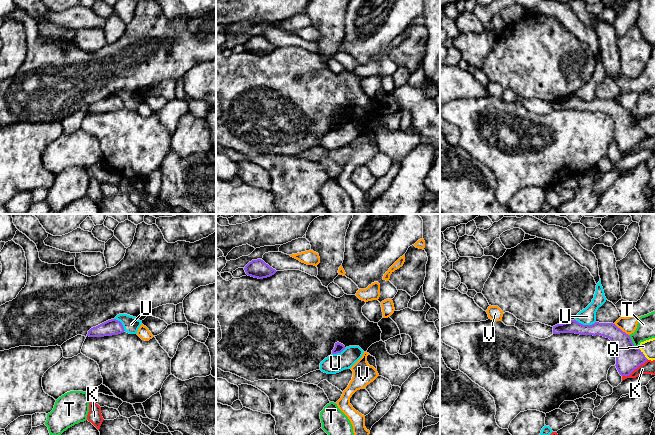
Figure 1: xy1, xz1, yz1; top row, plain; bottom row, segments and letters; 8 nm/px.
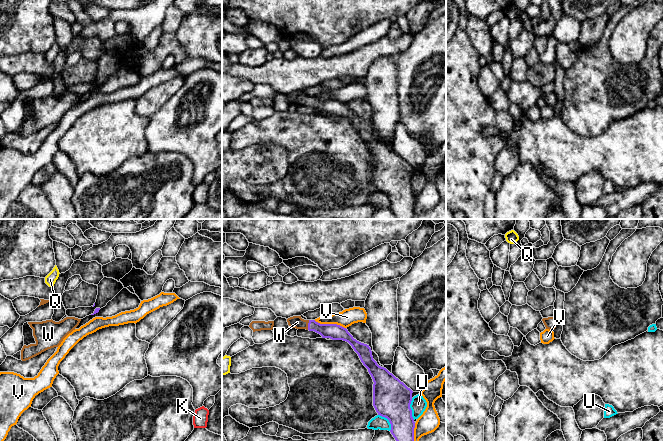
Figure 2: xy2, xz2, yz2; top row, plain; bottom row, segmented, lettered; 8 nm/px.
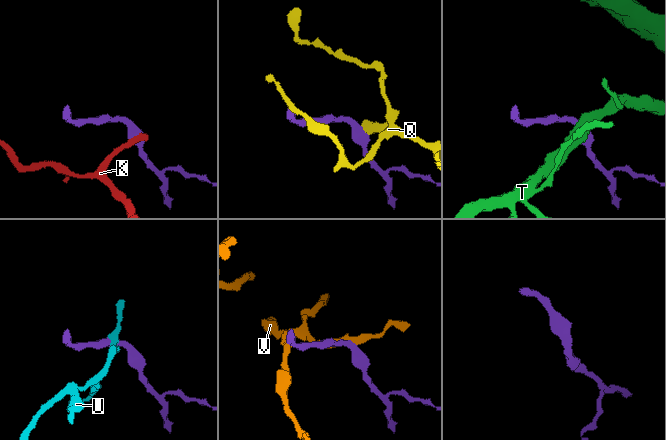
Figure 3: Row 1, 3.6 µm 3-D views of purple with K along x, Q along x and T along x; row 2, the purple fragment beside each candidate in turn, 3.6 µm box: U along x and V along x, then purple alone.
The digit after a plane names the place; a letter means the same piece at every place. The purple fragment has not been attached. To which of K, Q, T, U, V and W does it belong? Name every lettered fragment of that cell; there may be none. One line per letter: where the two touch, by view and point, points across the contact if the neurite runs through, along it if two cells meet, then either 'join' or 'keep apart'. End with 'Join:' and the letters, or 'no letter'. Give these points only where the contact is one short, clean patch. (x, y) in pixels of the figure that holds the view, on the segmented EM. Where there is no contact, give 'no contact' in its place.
K: meets purple in yz1 at (634, 369); border along yz1 (647, 359), (628, 375), (622, 376); keep apart
Q: meets purple in yz1 at (643, 354); border along yz1 (638, 348), (648, 359); keep apart
T: meets purple in yz1 at (632, 342); border along yz1 (628, 335), (632, 343), (638, 348); keep apart
U: meets purple in xz2 at (410, 409); border along xz2 (411, 398), (410, 409), (411, 416), (414, 419); keep apart
V: meets purple in xz2 at (330, 324); keep apart
W: meets purple in xz2 at (308, 325); runs through xz2 (333, 331), (326, 331), (308, 325), (297, 322); join
Join: W

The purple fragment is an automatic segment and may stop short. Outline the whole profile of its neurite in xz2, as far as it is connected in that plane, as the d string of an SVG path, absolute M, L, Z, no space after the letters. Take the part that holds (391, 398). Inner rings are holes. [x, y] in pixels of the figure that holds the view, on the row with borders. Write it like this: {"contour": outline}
{"contour": "M301 316L290 317L287 322L290 328L306 329L320 334L322 338L348 342L373 379L376 412L389 420L390 432L396 441L414 441L415 422L410 408L413 391L377 364L369 345L357 341L346 328L337 324L320 324L315 320L304 320Z"}

